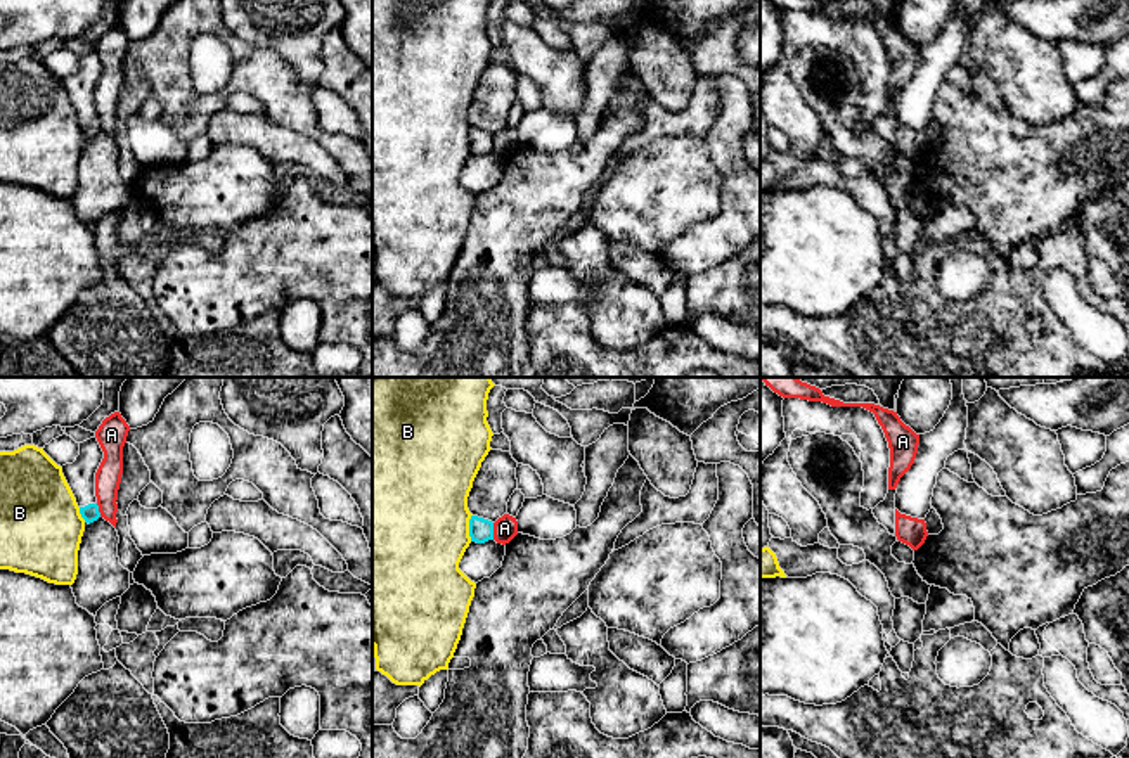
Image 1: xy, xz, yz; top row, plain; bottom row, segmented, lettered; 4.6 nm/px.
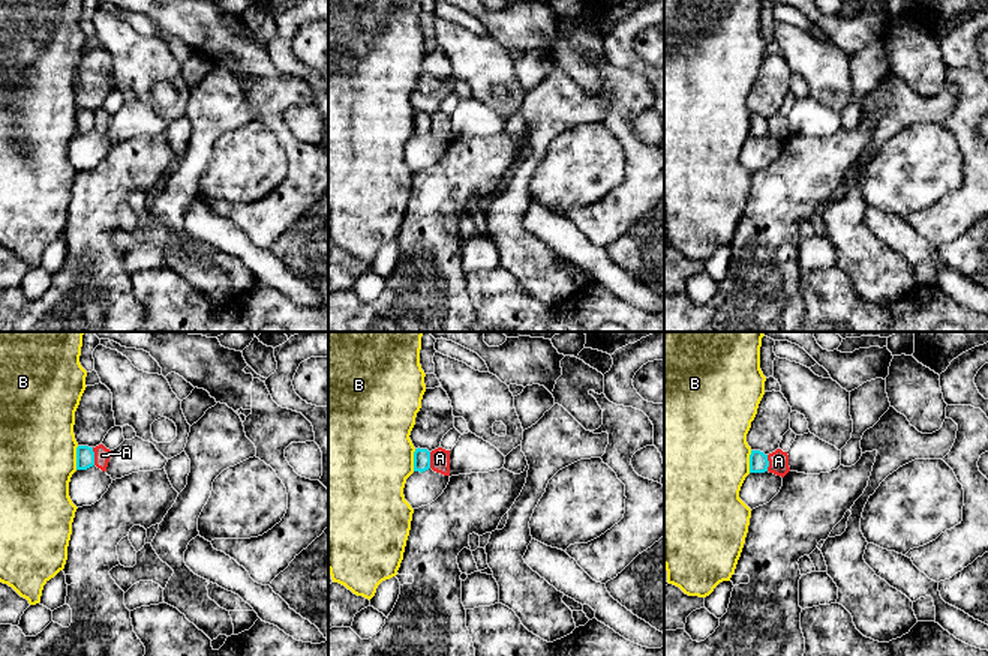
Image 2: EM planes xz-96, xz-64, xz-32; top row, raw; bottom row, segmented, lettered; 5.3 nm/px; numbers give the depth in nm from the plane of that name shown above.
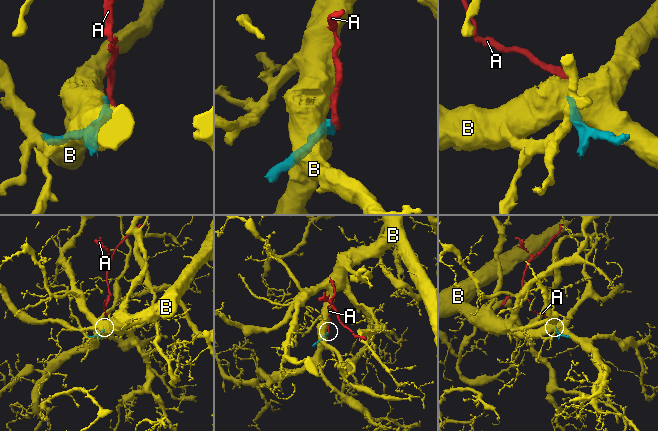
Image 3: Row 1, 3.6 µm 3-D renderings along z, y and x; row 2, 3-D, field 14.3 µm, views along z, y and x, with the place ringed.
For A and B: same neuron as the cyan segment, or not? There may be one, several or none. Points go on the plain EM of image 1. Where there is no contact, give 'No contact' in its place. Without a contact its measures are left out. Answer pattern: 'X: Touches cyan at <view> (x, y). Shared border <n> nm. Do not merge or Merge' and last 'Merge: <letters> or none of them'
A: Touches cyan at xz (492, 144). Shared border 80 nm. Do not merge
B: Touches cyan at xz (470, 141). Shared border 130 nm. Do not merge
Merge: none of them

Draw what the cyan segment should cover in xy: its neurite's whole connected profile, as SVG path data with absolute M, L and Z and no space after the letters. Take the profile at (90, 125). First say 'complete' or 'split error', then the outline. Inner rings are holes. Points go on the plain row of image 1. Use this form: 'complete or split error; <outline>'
split error; M94 48L80 55L80 67L73 76L62 78L62 87L76 111L80 126L88 137L100 130L95 109L95 85L102 71L104 64Z

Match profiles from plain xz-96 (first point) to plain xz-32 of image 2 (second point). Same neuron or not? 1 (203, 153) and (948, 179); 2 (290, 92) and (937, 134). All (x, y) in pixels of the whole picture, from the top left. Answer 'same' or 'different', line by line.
1: different
2: different

